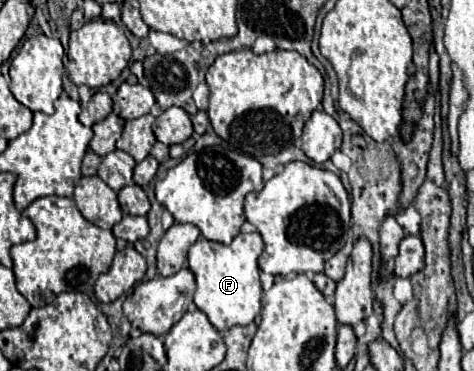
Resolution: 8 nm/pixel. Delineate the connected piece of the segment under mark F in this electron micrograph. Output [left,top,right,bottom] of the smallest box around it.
[188,233,264,329]

